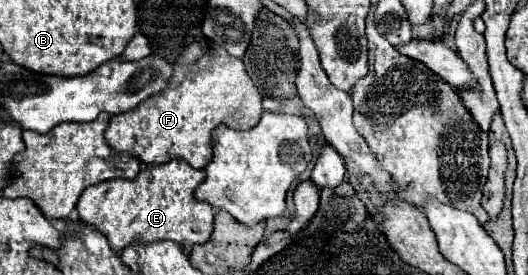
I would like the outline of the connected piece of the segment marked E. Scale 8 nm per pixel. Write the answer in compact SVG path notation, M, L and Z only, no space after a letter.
M171 161L163 165L147 165L139 171L135 179L121 181L111 179L95 187L87 187L77 201L77 221L99 229L107 239L111 249L121 255L121 251L131 245L131 241L173 241L185 255L191 253L193 245L207 243L213 231L215 211L209 205L195 201L195 189L203 181L203 171L193 169L187 161Z

